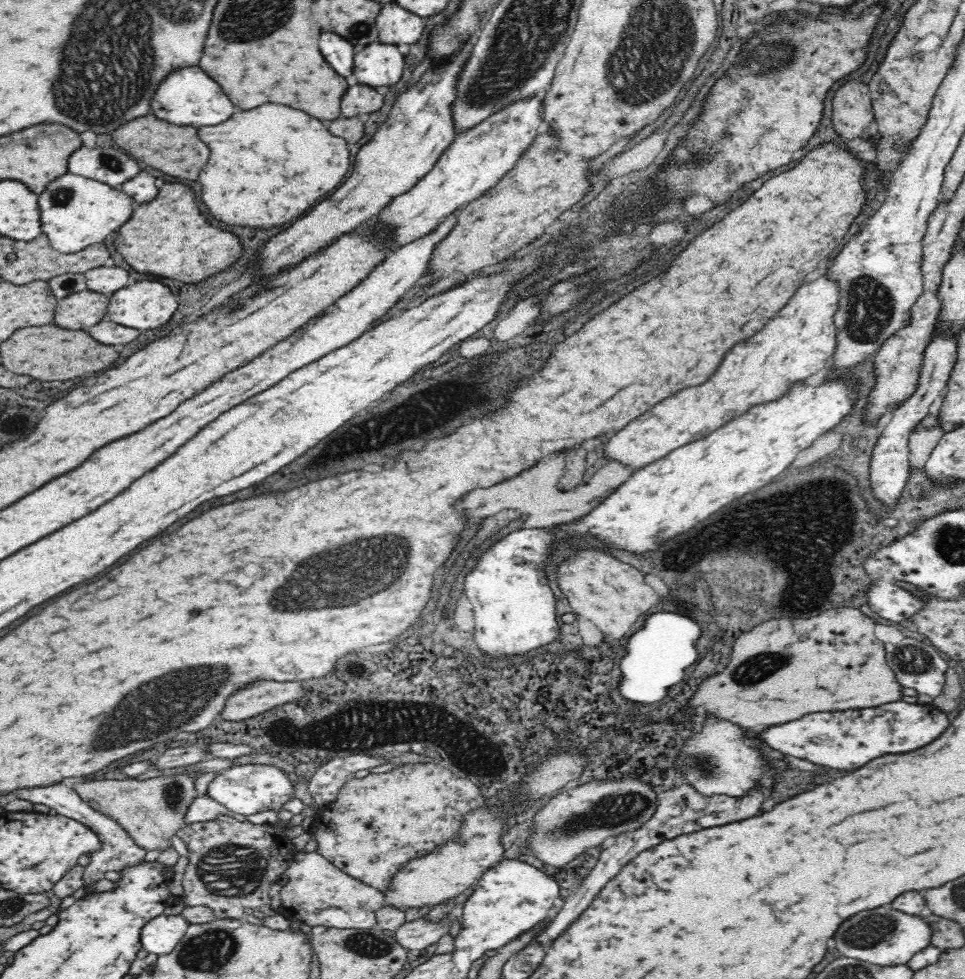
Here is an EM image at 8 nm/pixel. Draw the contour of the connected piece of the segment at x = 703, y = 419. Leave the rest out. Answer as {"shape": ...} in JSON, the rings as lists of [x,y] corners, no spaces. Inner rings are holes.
{"shape":[[[828,273],[810,286],[800,286],[788,306],[774,314],[760,332],[740,340],[740,344],[736,342],[724,354],[720,368],[716,368],[708,382],[670,394],[652,412],[644,412],[622,430],[609,434],[604,448],[606,455],[636,471],[679,446],[708,437],[738,414],[744,414],[750,406],[756,406],[754,402],[764,404],[780,398],[793,382],[806,380],[832,361],[837,346],[834,316],[838,308],[840,283],[830,279]]]}

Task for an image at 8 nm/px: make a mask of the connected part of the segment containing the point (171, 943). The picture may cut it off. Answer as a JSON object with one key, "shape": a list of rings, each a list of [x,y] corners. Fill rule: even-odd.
{"shape":[[[181,915],[149,920],[141,930],[142,947],[148,953],[169,954],[182,941],[188,927],[189,922]]]}

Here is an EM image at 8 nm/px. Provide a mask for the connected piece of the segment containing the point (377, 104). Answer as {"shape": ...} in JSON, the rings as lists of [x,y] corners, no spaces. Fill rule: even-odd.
{"shape":[[[352,86],[342,98],[342,116],[356,118],[362,114],[374,114],[382,108],[384,96],[369,86]]]}

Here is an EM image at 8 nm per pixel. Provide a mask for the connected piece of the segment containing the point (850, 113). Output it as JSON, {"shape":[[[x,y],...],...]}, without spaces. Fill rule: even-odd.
{"shape":[[[852,79],[841,84],[833,96],[832,122],[836,132],[852,140],[866,134],[874,120],[869,83]]]}

